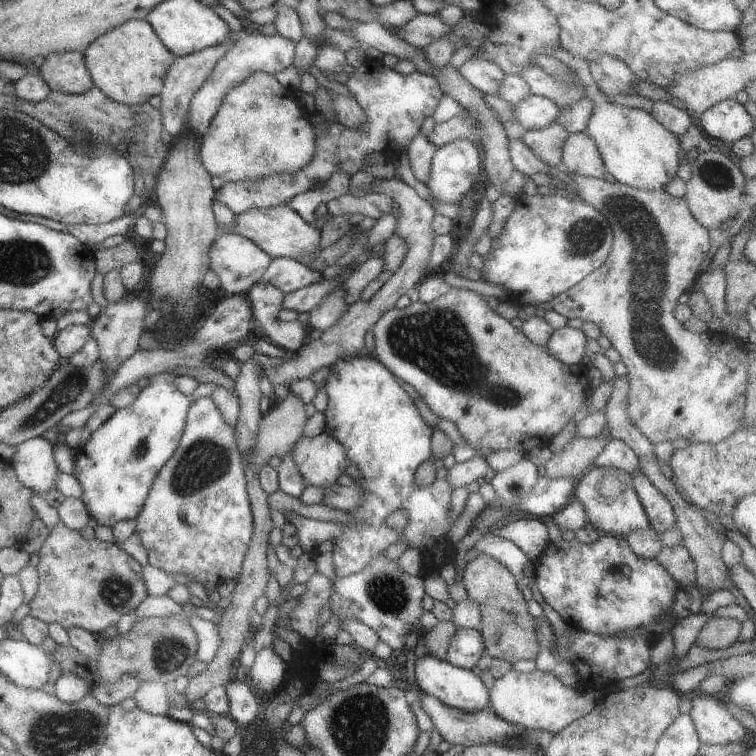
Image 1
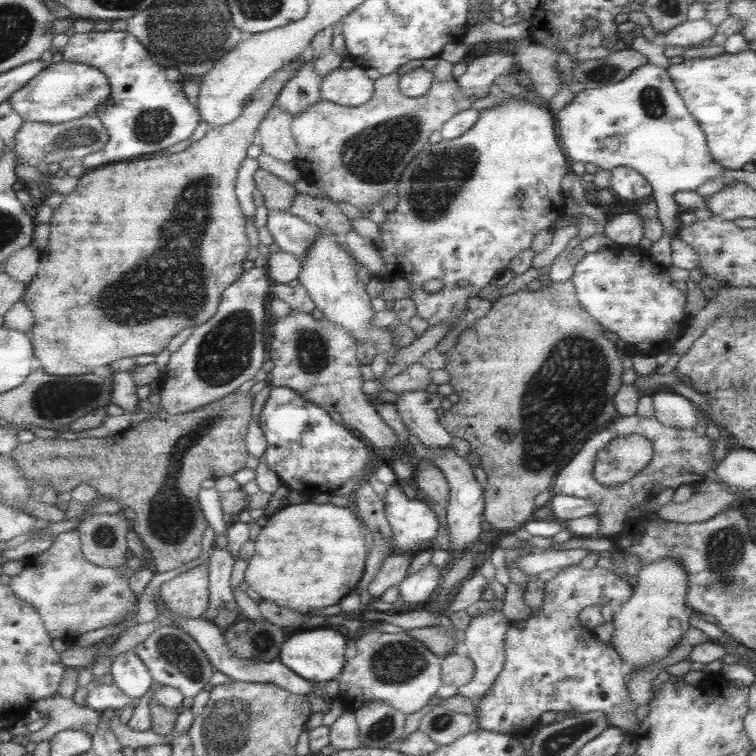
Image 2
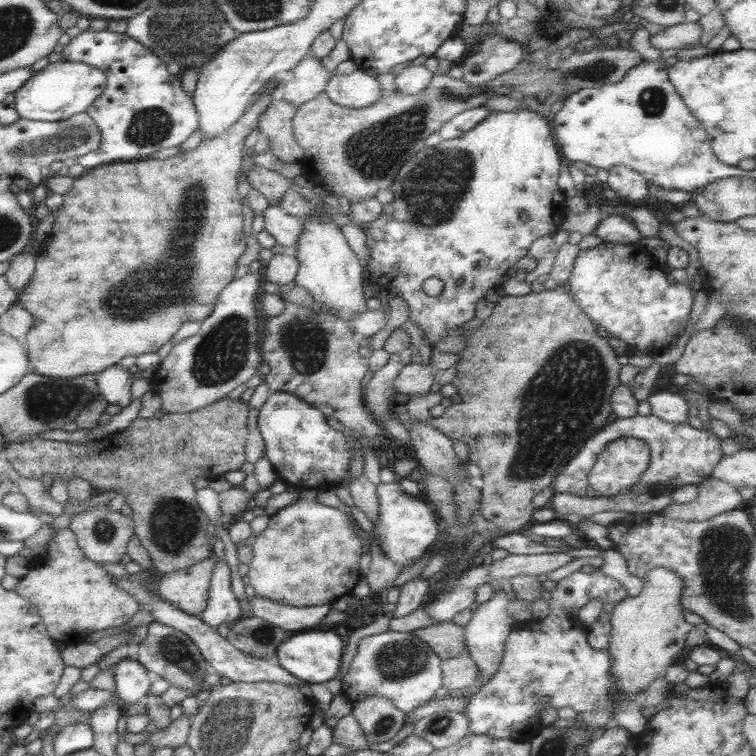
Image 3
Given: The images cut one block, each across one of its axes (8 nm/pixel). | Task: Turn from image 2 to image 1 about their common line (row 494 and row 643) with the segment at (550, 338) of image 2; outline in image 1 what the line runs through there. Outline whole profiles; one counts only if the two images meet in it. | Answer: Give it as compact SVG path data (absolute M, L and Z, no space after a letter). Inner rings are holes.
M482 553L467 562L461 582L468 599L480 606L481 622L478 630L486 652L493 659L506 660L512 665L523 659L535 660L540 650L536 618L529 614L527 602L518 589L514 574L494 558Z

